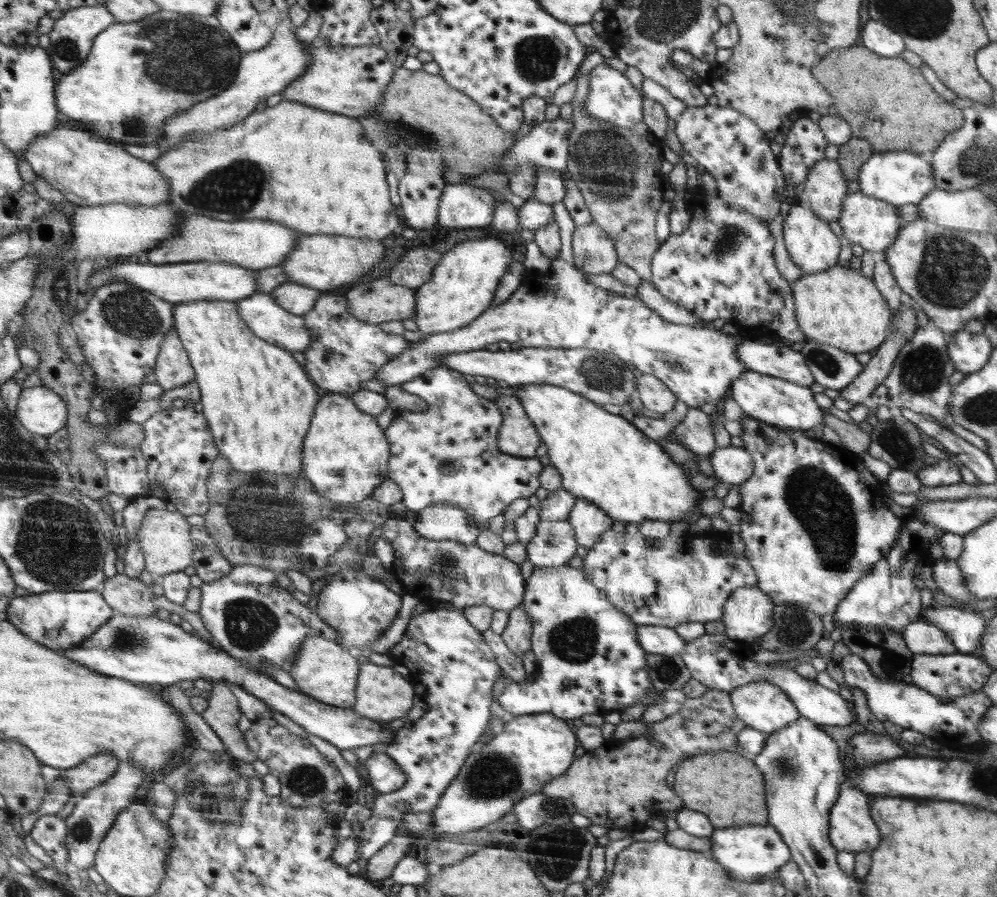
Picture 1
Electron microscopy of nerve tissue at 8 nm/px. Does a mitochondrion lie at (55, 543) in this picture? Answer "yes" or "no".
yes

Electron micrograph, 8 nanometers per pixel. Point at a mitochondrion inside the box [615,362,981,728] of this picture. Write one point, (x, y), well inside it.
(819, 501)

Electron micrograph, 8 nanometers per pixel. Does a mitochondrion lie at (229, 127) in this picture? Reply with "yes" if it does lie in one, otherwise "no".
no

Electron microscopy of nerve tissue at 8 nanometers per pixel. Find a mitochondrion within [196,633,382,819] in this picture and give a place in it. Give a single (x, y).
(308, 781)

